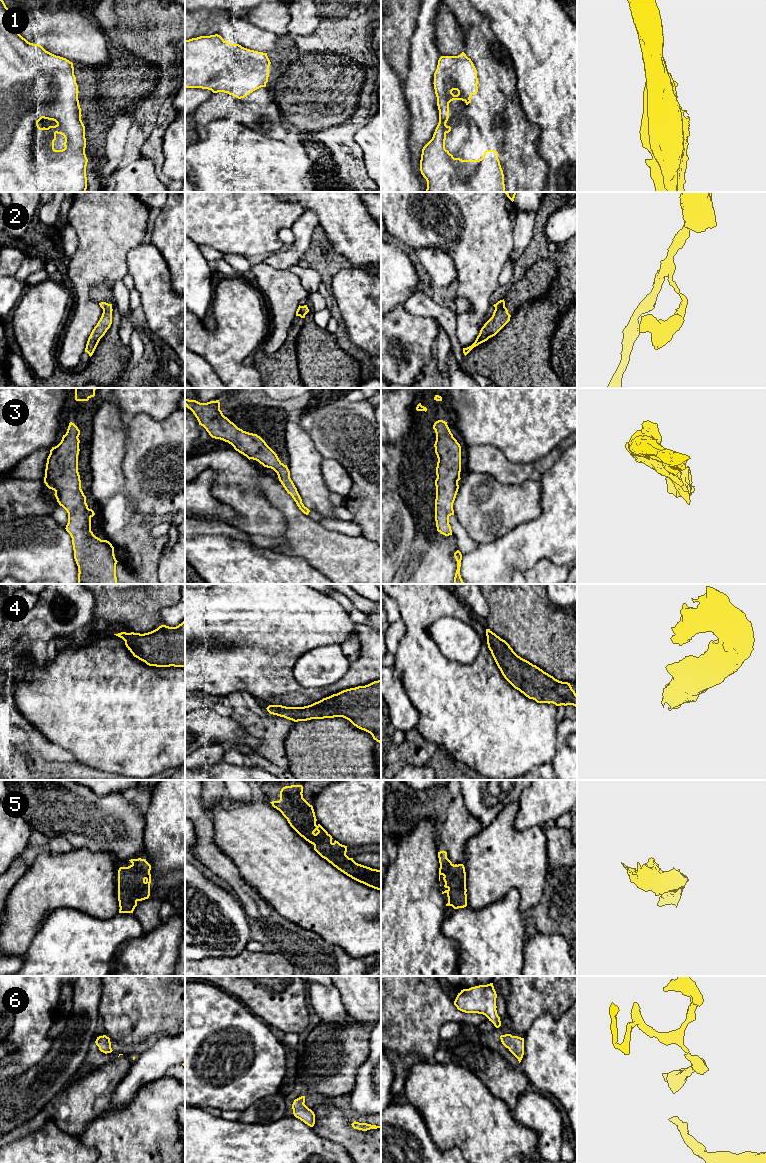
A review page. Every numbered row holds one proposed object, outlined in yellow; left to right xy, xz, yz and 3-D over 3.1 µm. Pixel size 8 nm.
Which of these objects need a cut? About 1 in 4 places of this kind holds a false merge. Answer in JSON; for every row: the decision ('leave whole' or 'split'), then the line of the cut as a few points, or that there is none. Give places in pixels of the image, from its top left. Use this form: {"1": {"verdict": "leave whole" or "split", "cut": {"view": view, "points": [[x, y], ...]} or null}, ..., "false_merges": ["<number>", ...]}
{"1": {"verdict": "leave whole", "cut": null}, "2": {"verdict": "split", "cut": {"view": "yz", "points": [[504, 306], [502, 308], [495, 308]]}}, "3": {"verdict": "leave whole", "cut": null}, "4": {"verdict": "leave whole", "cut": null}, "5": {"verdict": "leave whole", "cut": null}, "6": {"verdict": "leave whole", "cut": null}, "false_merges": ["2"]}

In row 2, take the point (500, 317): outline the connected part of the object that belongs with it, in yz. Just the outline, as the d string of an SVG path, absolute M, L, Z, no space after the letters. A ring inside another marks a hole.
M506 307L495 308L492 317L481 328L475 342L471 346L463 348L464 355L466 356L474 347L495 336L510 321L510 317Z

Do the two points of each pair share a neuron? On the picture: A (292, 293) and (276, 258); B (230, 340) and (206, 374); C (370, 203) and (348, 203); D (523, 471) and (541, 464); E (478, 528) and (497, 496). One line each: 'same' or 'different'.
A: different
B: different
C: different
D: different
E: same

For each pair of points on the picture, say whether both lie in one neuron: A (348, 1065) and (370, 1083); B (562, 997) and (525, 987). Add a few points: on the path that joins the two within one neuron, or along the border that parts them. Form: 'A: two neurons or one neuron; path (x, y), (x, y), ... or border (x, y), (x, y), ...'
A: two neurons; border (369, 1052), (358, 1069), (354, 1088), (349, 1093)
B: one neuron; path (553, 996), (534, 991)

